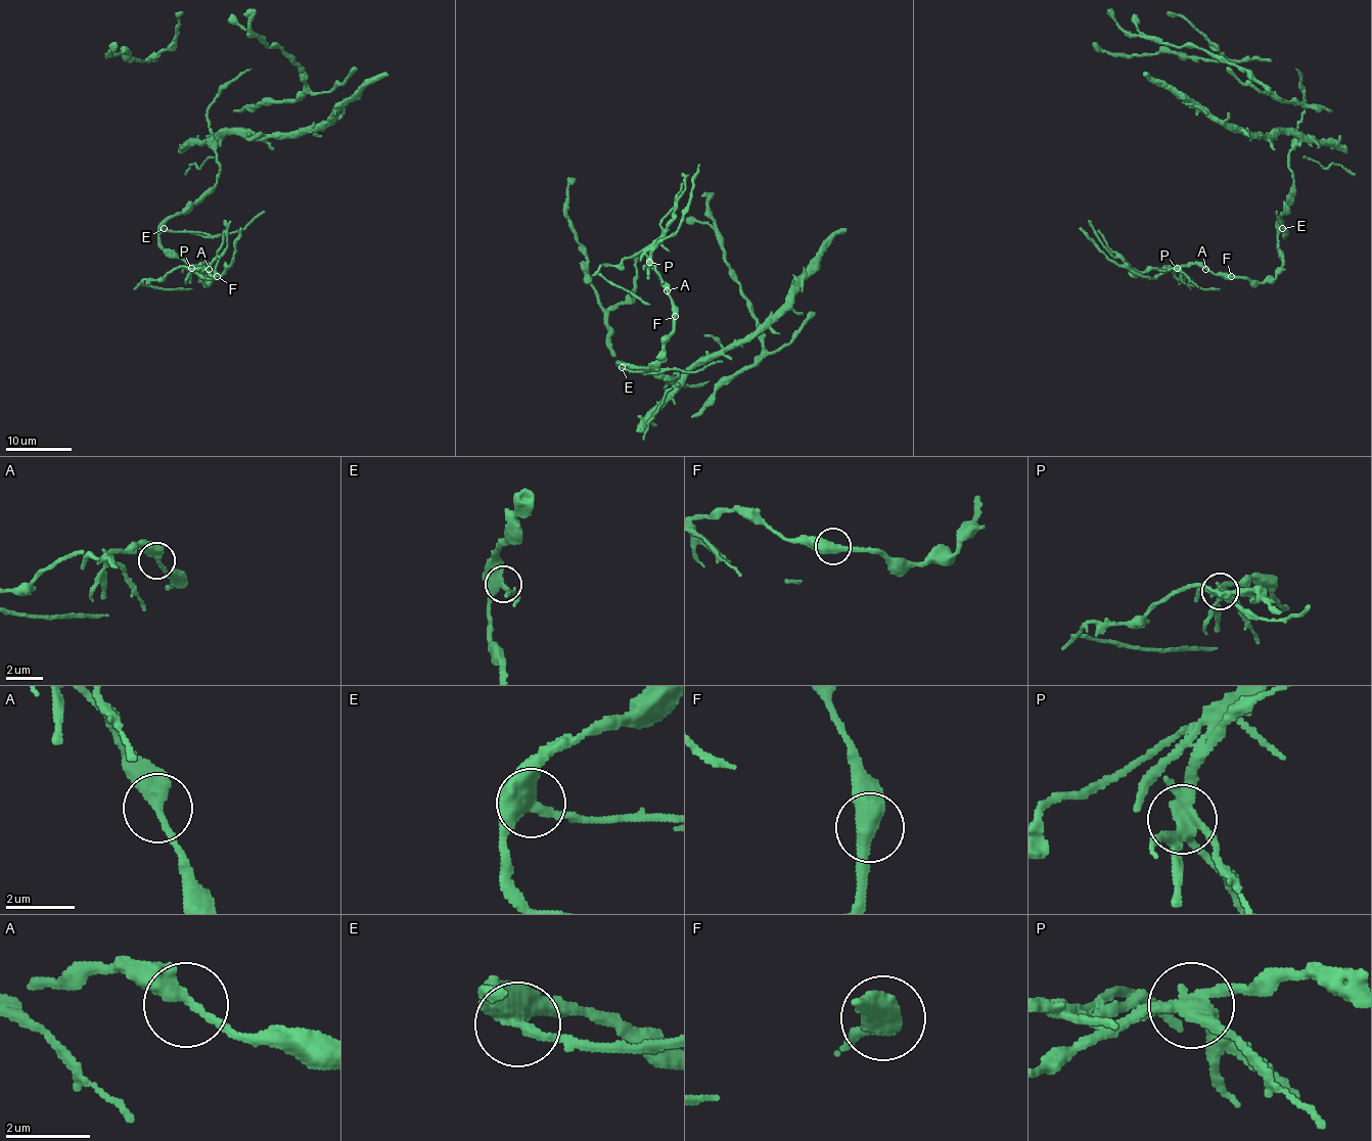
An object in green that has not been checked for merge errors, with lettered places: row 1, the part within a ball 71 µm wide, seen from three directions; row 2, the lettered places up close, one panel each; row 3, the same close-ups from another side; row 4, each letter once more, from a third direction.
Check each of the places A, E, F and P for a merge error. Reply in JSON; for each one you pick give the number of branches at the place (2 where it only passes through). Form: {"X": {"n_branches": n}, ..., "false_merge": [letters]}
{"E": {"n_branches": 3}, "P": {"n_branches": 5}, "false_merge": ["E", "P"]}

